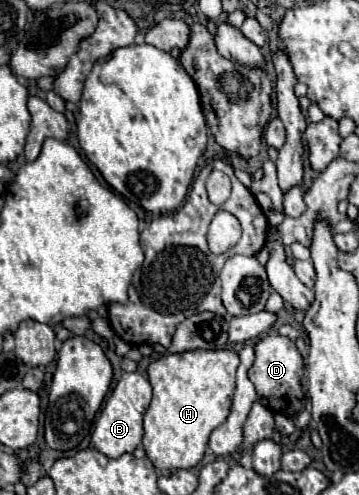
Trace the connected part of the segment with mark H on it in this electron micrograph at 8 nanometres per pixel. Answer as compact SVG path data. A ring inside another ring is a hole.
M235 350L167 352L149 364L147 376L153 386L153 400L143 418L143 446L147 458L163 474L201 462L211 430L223 424L231 412L237 364Z

